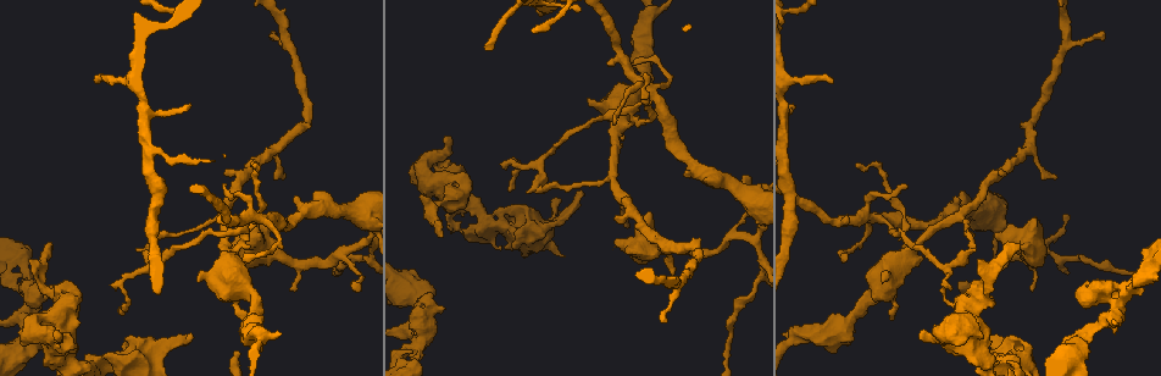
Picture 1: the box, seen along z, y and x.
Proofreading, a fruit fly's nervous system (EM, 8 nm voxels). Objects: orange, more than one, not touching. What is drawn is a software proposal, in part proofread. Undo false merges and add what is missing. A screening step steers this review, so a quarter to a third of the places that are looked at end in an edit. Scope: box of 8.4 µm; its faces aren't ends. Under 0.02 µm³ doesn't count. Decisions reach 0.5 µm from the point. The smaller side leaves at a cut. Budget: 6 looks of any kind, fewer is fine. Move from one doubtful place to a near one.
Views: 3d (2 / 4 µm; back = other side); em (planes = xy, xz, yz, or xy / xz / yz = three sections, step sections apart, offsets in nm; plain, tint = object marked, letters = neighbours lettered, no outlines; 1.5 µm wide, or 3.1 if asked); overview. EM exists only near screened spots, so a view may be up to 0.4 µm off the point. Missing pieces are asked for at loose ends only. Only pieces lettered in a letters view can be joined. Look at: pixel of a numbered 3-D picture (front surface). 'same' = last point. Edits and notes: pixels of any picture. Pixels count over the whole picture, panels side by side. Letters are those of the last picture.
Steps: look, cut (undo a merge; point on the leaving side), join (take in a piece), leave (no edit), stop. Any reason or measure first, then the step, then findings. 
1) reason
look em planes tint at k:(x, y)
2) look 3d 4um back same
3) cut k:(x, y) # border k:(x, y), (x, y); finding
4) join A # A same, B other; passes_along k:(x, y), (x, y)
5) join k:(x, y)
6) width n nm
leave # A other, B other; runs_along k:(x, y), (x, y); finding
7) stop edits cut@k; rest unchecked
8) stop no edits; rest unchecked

look 3d 2um at 1:(1120, 304)

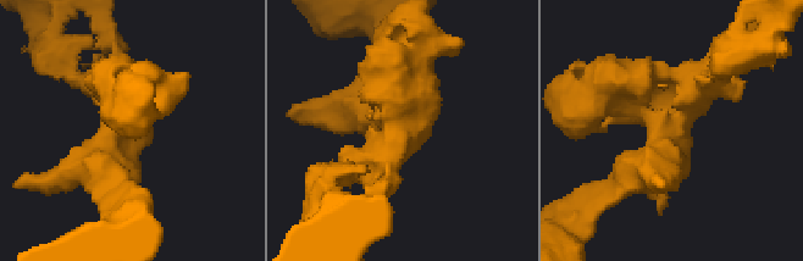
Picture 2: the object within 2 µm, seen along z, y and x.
look em planes tint at 2:(680, 128)

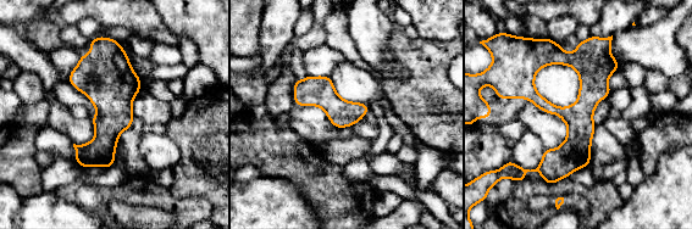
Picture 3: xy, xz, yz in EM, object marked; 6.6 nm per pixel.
look em planes letters same

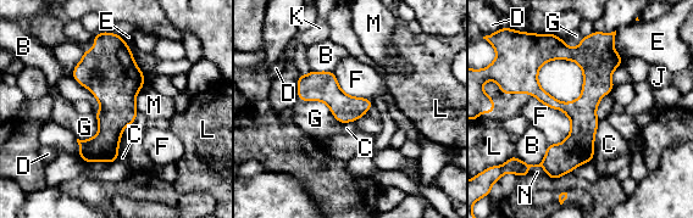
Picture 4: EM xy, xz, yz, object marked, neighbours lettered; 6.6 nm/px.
leave # B other, C other, D other, E other, F other, G other, J other, K other, L other, M other, N other; runs_along 4:(598, 37), (581, 141), (554, 174); one cell here

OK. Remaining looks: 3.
tapers out
look 3d 2um at 1:(93, 80)

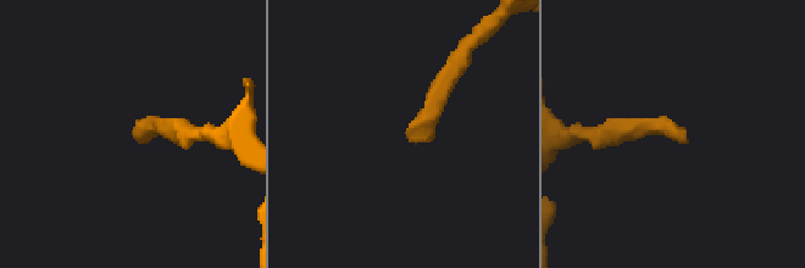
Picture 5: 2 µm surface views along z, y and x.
shape alone is not enough
look em yz step 8 tint at 5:(685, 140)

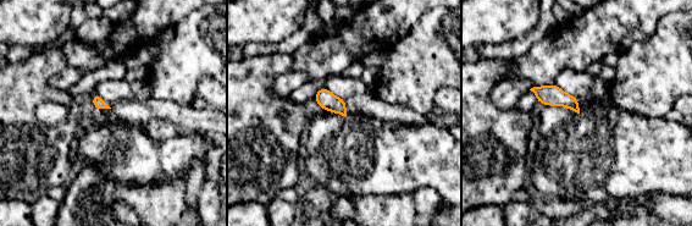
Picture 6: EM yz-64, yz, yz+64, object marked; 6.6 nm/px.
look em planes letters same

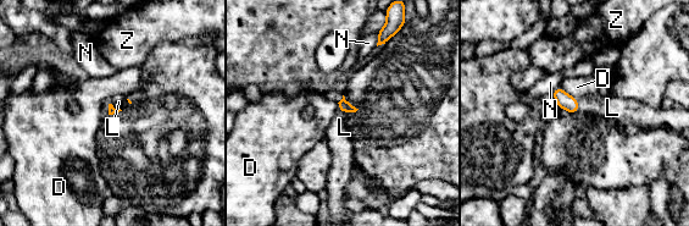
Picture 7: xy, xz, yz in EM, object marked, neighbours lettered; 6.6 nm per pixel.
longest_contact D 150 nm
join L # D other, L same, N other, Z other; passes_along 7:(344, 106), (348, 111), (344, 127); it goes on there

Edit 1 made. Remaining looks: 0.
stop edits join@7; rest unchecked

